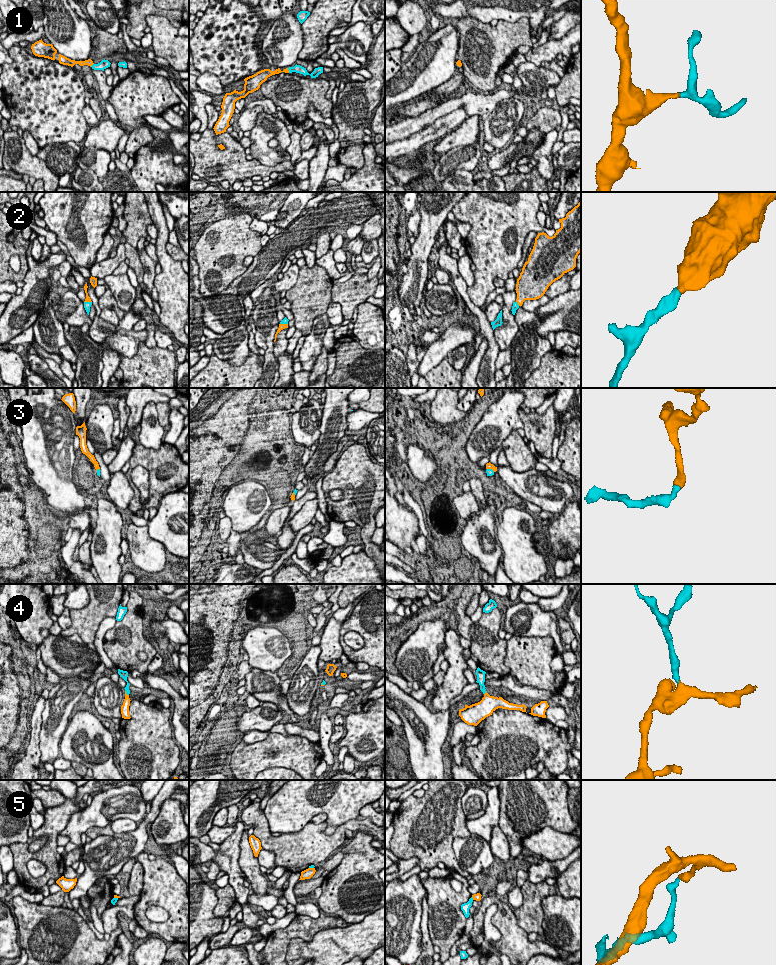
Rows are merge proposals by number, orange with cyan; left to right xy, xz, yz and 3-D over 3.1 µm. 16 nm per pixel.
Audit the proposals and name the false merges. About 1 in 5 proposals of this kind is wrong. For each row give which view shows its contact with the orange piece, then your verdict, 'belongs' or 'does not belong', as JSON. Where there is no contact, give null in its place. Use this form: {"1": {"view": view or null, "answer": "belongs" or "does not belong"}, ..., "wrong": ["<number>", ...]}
{"1": {"view": "xz", "answer": "belongs"}, "2": {"view": "xy", "answer": "belongs"}, "3": {"view": "yz", "answer": "belongs"}, "4": {"view": "xy", "answer": "belongs"}, "5": {"view": "xz", "answer": "does not belong"}, "wrong": ["5"]}

